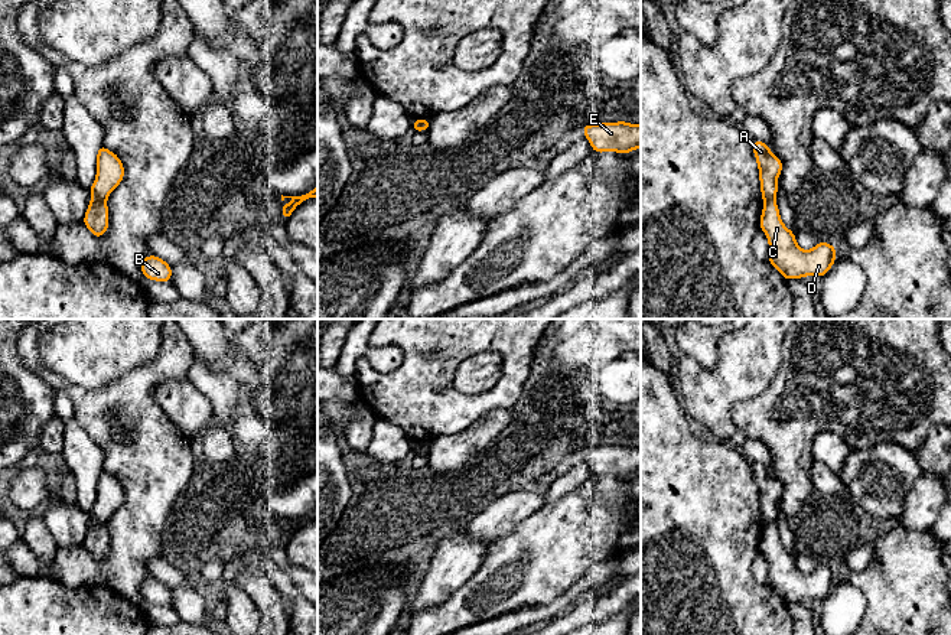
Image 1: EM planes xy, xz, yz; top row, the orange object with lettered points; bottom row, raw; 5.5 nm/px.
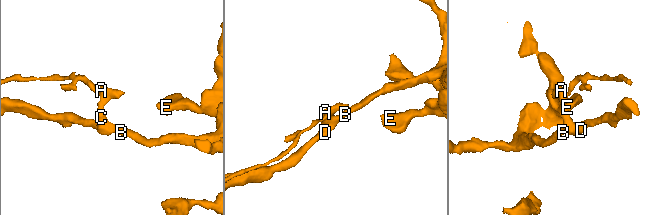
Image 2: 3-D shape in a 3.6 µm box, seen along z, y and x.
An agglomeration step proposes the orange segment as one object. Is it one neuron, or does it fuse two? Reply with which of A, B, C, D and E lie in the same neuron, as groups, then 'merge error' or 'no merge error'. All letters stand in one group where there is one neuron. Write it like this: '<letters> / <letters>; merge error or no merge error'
A / B C D E; merge error

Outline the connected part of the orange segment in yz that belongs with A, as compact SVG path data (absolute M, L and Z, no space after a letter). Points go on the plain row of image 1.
M753 463L752 470L759 492L762 522L763 525L775 522L778 518L776 504L784 491L782 483L771 475L766 466L761 463Z

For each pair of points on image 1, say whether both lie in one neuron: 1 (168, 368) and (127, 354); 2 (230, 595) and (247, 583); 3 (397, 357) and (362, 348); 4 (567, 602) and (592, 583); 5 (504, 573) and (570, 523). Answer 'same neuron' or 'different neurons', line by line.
1: different neurons
2: different neurons
3: same neuron
4: same neuron
5: same neuron

